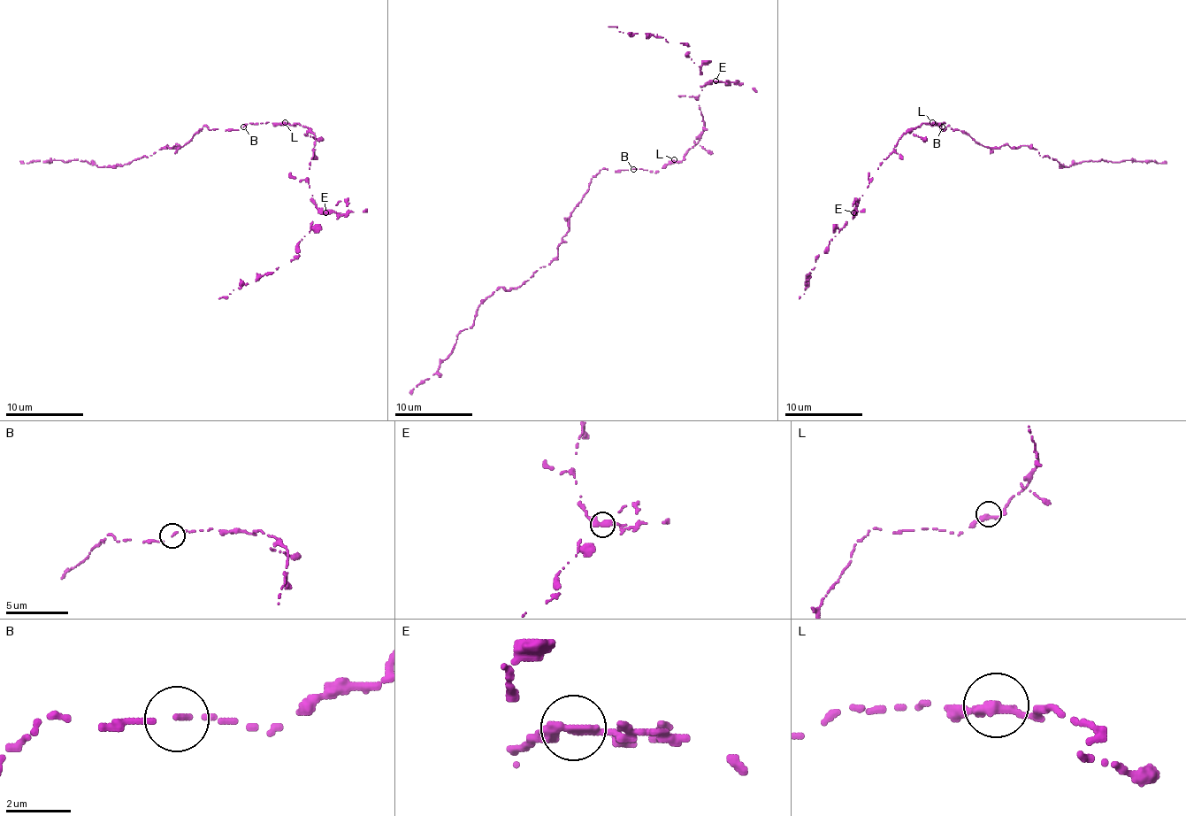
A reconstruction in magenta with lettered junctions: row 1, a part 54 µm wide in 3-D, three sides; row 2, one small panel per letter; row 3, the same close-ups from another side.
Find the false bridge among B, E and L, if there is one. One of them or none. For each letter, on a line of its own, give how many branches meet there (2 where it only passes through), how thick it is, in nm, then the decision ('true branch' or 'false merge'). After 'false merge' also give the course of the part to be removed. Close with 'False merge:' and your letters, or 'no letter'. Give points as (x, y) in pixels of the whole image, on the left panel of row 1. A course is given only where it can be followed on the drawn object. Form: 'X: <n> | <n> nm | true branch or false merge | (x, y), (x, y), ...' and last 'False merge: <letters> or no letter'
B: 2 | 110 nm | true branch
E: 2 | 340 nm | false merge | (325, 212), (311, 222), (311, 230), (300, 242), (296, 257), (272, 273), (264, 273), (228, 296), (218, 298)
L: 2 | 320 nm | true branch
False merge: E

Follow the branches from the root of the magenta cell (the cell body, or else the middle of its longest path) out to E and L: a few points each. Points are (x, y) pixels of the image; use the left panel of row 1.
E: (243, 127), (249, 122), (298, 122), (316, 136), (308, 183), (314, 204), (325, 212)
L: (243, 127), (249, 122), (285, 122)

